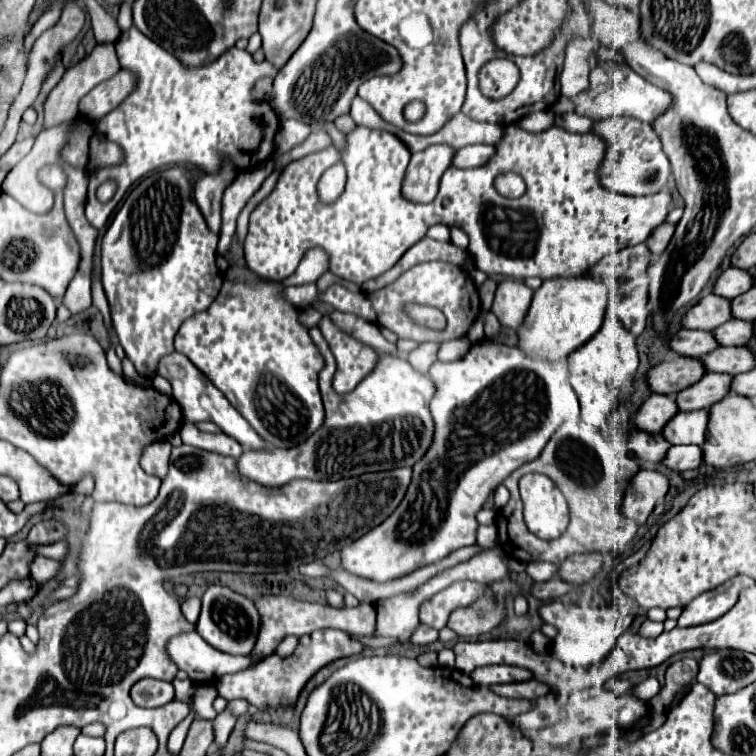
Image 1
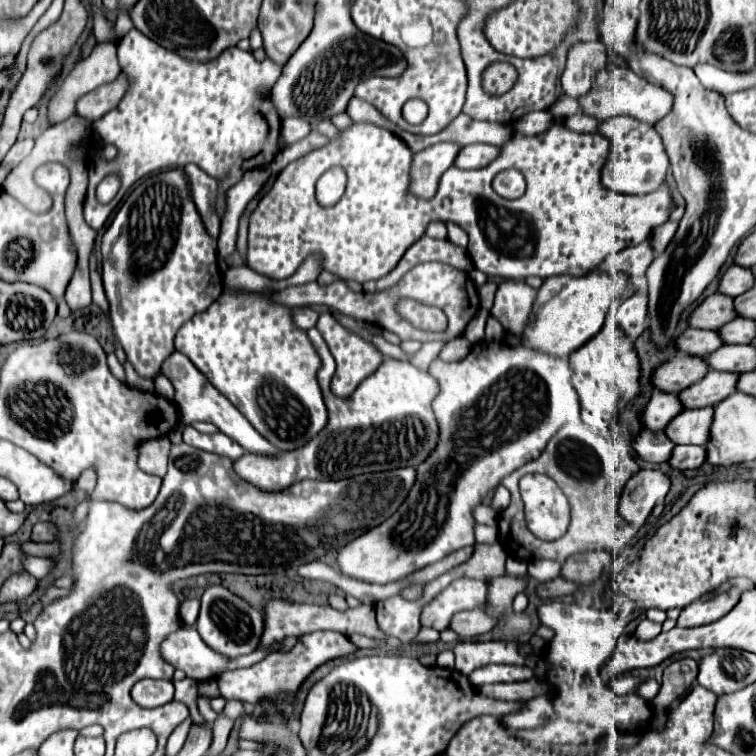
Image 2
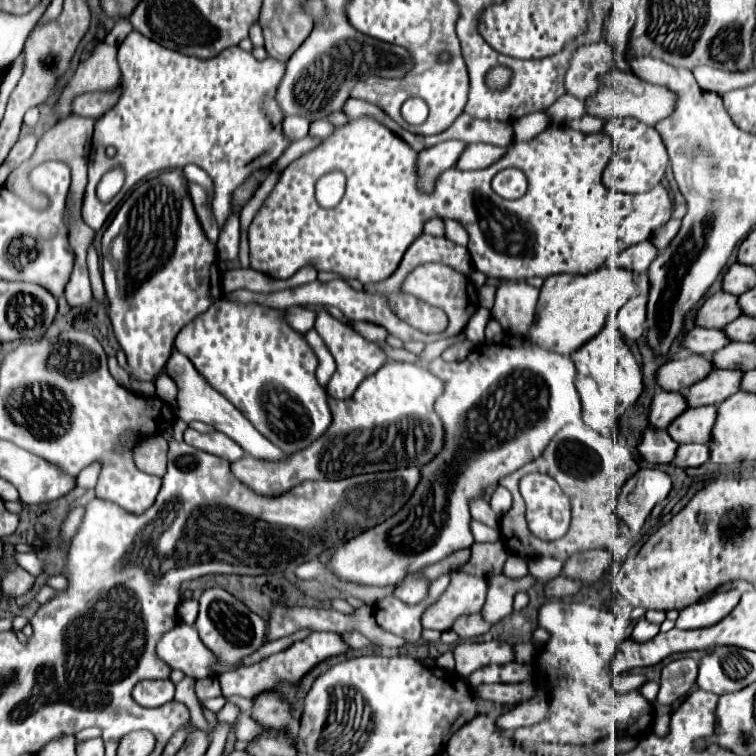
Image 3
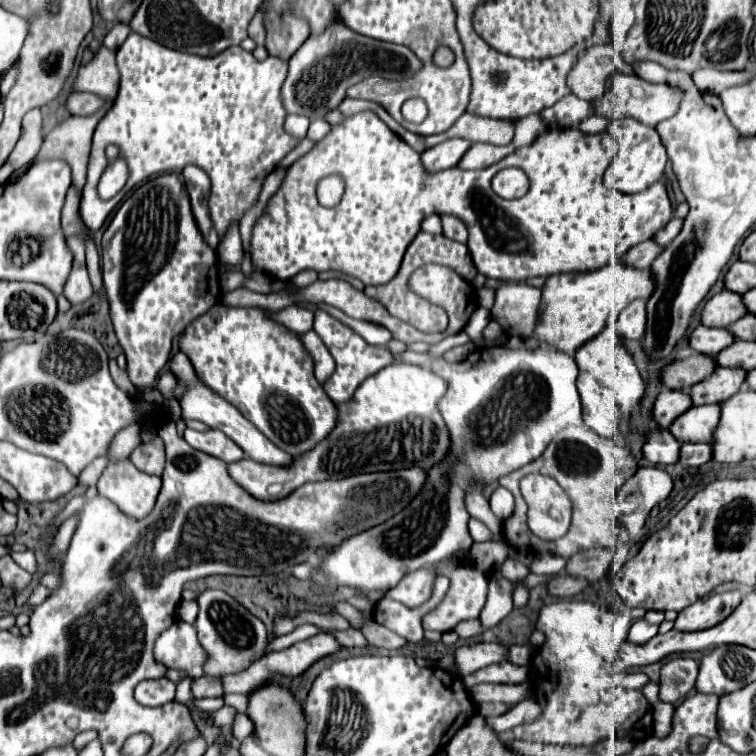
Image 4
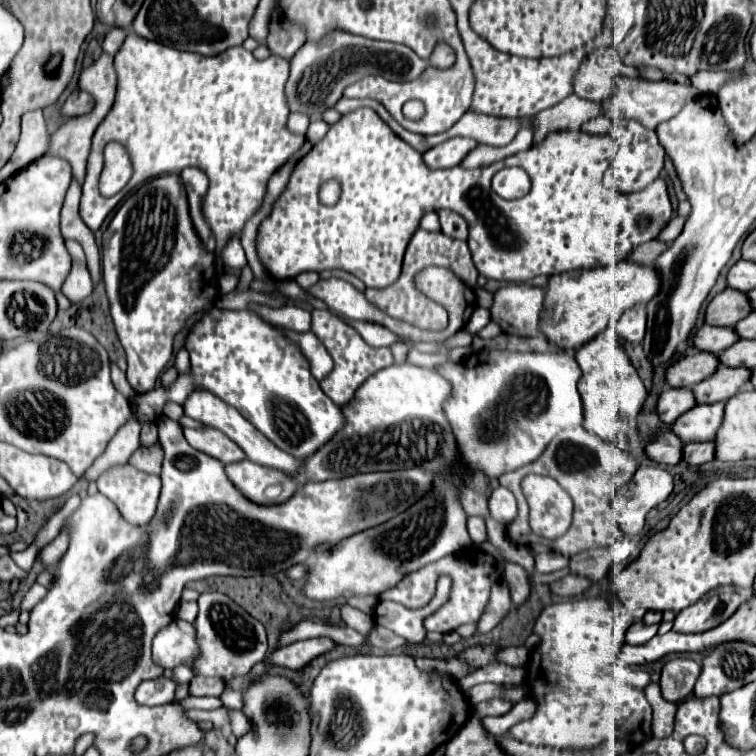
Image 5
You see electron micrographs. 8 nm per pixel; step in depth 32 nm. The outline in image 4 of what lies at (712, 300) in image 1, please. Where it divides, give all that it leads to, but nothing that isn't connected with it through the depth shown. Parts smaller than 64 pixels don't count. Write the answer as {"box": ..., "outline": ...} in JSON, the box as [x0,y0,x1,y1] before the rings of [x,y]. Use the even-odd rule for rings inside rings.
{"box":[702,290,748,328],"outline":[[[722,290],[714,298],[710,298],[702,310],[702,324],[712,328],[728,328],[736,320],[748,314],[748,308],[742,300],[742,294],[732,290]]]}

